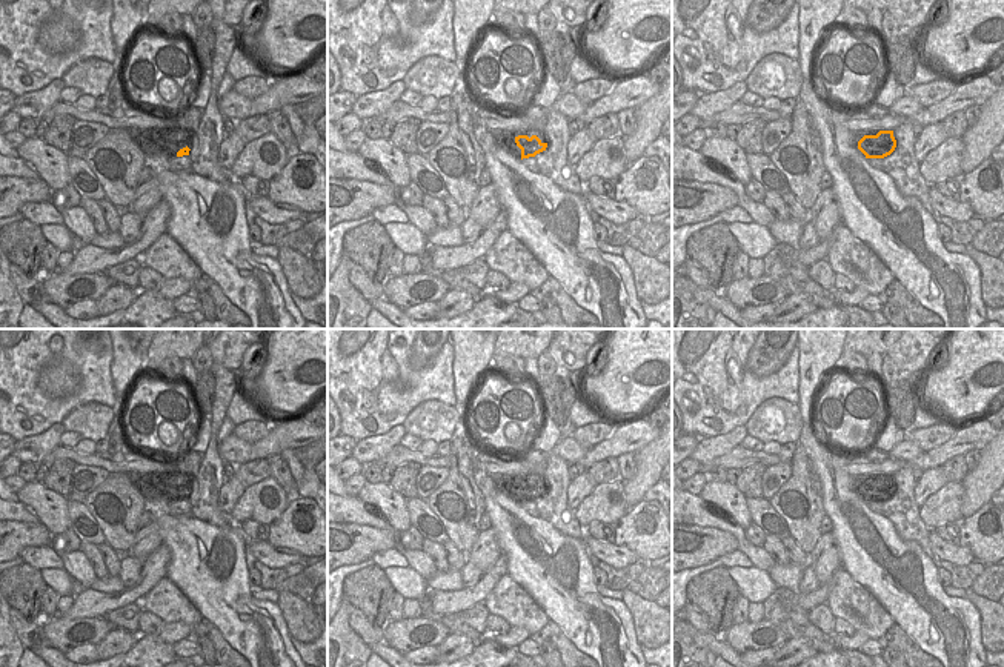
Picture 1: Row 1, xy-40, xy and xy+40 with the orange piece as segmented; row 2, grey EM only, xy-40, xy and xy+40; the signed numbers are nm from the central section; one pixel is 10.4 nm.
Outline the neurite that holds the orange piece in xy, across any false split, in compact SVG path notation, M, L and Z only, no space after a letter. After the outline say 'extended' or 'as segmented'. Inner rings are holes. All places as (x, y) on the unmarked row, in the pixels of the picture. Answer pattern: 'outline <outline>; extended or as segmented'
outline M518 480L509 486L509 490L517 503L523 504L546 495L547 487L543 487L537 480L532 480L530 483L527 480Z; extended

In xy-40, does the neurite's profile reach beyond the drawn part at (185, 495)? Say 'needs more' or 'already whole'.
needs more

